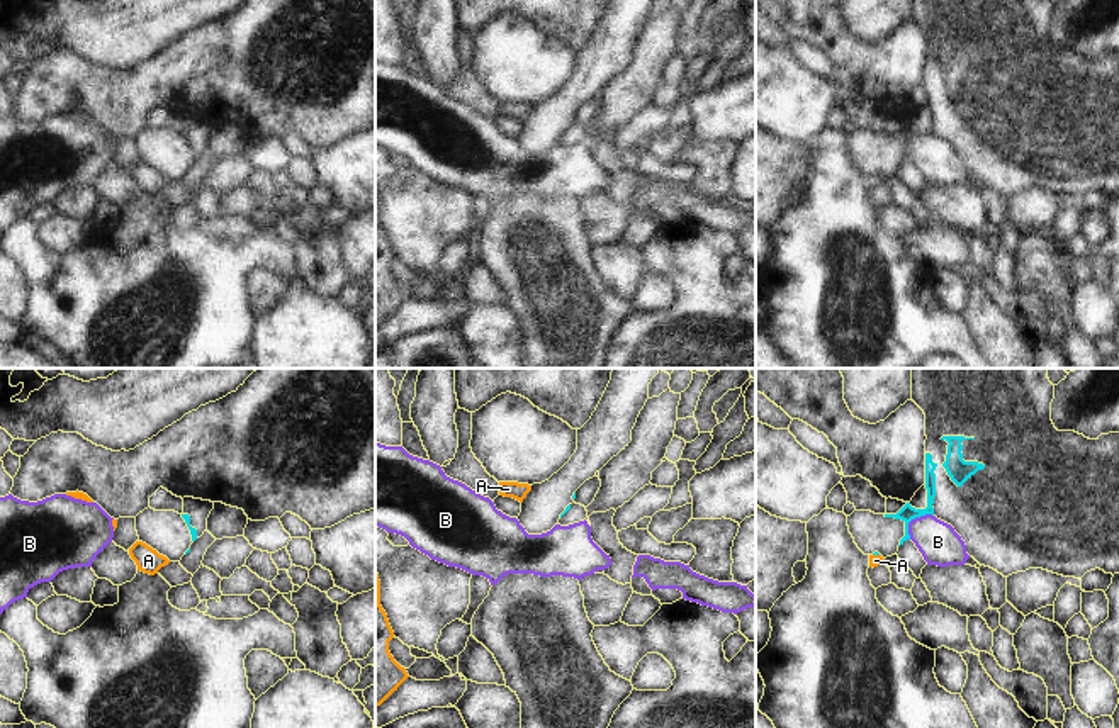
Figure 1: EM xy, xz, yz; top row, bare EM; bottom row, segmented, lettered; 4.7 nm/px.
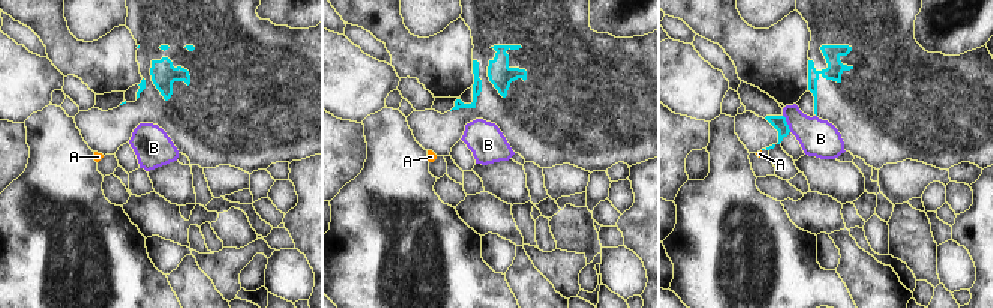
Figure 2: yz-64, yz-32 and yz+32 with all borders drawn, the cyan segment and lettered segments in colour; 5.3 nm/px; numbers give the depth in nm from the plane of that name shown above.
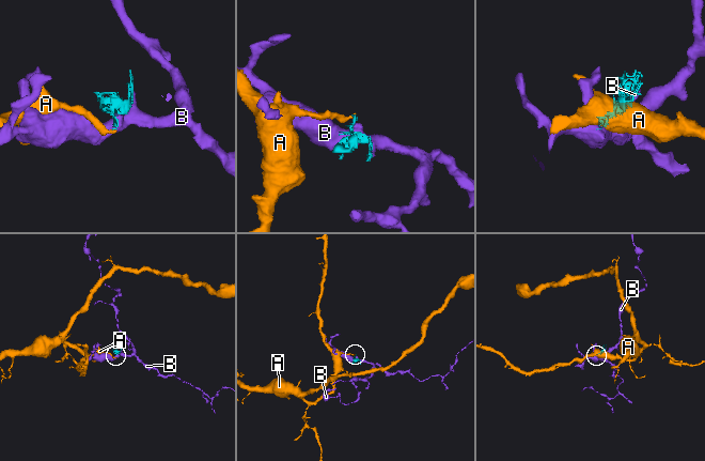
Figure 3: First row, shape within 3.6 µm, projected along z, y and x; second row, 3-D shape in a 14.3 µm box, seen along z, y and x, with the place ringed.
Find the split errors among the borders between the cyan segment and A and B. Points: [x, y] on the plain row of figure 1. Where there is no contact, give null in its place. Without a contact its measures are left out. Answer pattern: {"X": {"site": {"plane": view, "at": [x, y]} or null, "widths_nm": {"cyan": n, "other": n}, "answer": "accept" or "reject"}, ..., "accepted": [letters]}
{"A": {"site": {"plane": "yz", "at": [877, 173]}, "widths_nm": {"cyan": 20, "other": 60}, "answer": "reject"}, "B": {"site": {"plane": "yz", "at": [912, 138]}, "widths_nm": {"cyan": 80, "other": 200}, "answer": "reject"}, "accepted": []}

